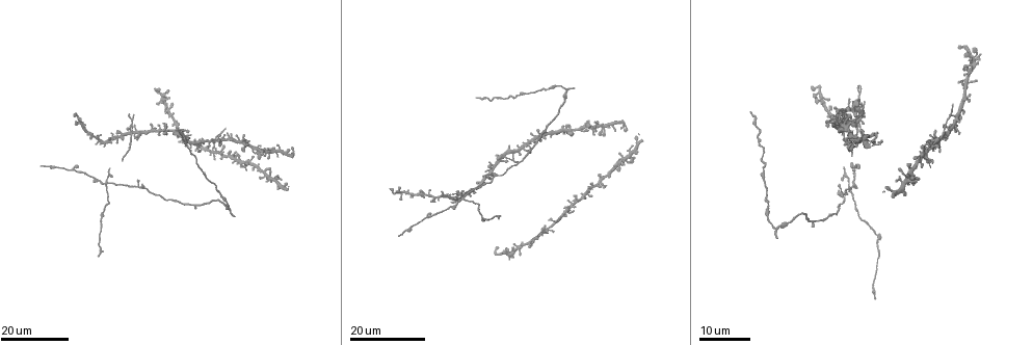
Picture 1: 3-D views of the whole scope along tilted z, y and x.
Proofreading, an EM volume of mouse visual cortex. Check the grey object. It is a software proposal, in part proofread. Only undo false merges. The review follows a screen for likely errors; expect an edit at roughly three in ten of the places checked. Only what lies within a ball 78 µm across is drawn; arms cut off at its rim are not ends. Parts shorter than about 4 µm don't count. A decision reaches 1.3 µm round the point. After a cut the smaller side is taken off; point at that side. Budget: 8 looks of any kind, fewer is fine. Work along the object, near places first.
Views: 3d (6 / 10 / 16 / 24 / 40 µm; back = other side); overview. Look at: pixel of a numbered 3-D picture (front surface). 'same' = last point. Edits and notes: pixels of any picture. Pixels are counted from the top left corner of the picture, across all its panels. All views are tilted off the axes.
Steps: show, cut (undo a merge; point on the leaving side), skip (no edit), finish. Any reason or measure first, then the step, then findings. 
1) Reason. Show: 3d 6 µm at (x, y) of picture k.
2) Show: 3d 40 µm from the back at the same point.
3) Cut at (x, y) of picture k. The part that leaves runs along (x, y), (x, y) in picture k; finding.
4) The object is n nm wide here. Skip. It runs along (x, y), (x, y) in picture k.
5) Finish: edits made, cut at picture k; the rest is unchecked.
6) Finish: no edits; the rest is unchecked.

Four arms meet. Show: 3d 16 µm at (462, 196) of picture 1.

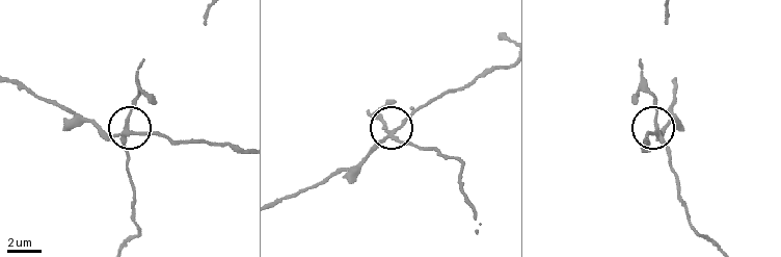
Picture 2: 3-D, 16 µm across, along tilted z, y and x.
Show: 3d 10 µm at (126, 135) of picture 2.

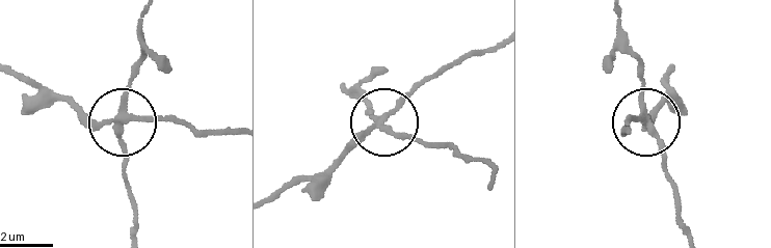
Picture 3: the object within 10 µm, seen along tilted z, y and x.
Show: 3d 10 µm from the back at (645, 123) of picture 3.

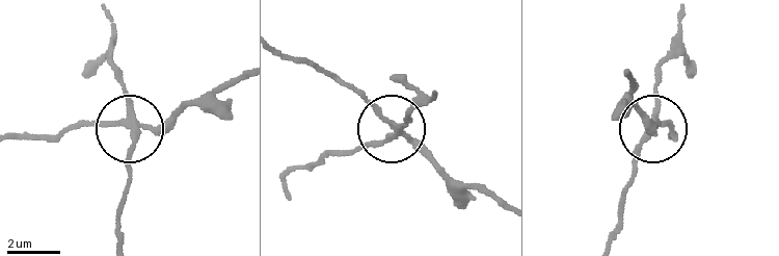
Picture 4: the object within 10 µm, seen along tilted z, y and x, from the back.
The side arm is 27 µm long. Cut at (129, 158) of picture 4. The part that leaves runs along (133, 122), (119, 241) in picture 4; two neurons meet here.

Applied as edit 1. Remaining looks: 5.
See it whole again. Show: overview.

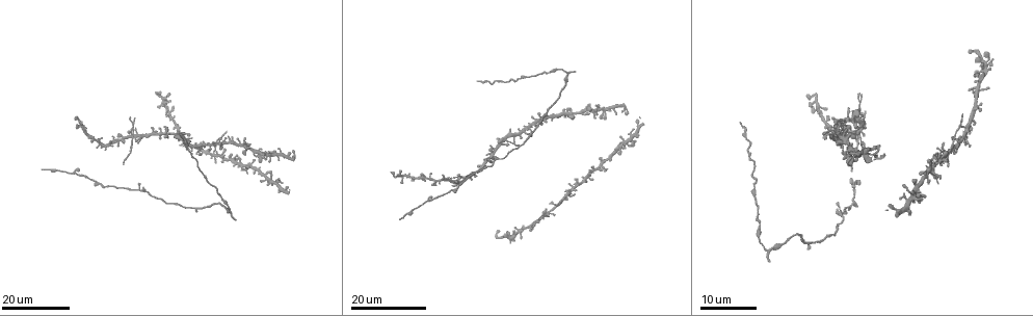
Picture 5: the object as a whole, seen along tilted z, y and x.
Show: 3d 16 µm at (157, 133) of picture 5.

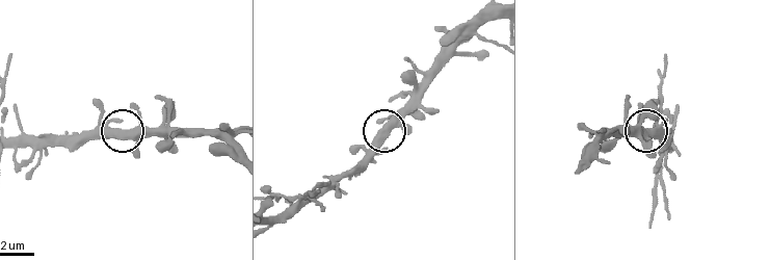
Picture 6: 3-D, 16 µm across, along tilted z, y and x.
Show: 3d 10 µm at (385, 128) of picture 6.

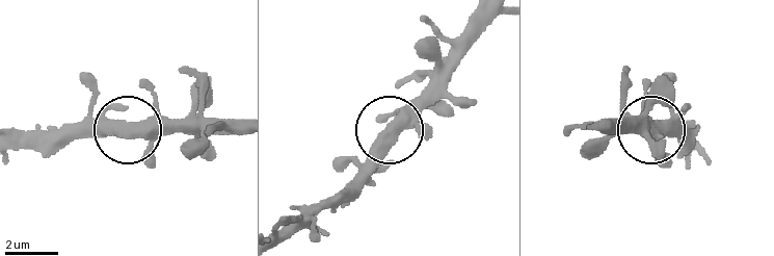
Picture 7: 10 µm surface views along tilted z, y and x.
Skip. It runs along (133, 132), (64, 128) in picture 7; one neuron here.

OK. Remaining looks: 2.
Four-way junction. Show: 3d 16 µm at (130, 136) of picture 5.

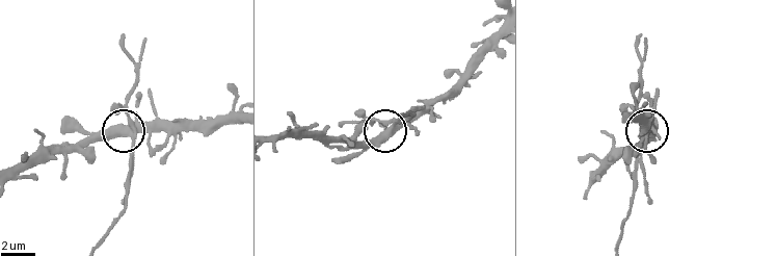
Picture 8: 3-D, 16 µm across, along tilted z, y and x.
Show: 3d 6 µm at (132, 139) of picture 8.

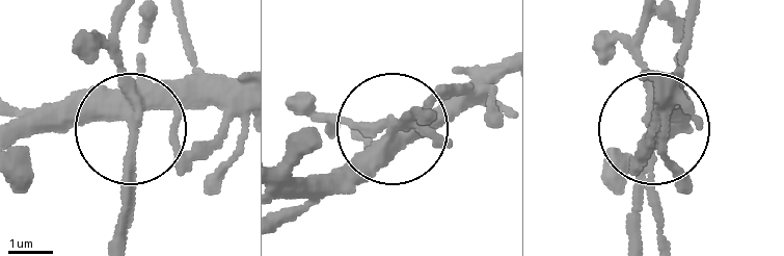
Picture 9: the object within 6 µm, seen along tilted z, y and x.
Cut at (113, 52) of picture 9. The part that leaves runs along (132, 121), (123, 239) in picture 9; a second neuron is stuck on.

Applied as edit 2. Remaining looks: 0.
Finish: edits made, cut at picture 4, cut at picture 9; the rest is unchecked.

